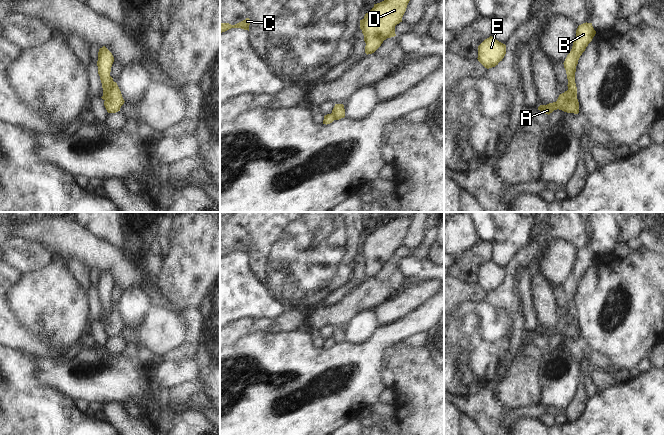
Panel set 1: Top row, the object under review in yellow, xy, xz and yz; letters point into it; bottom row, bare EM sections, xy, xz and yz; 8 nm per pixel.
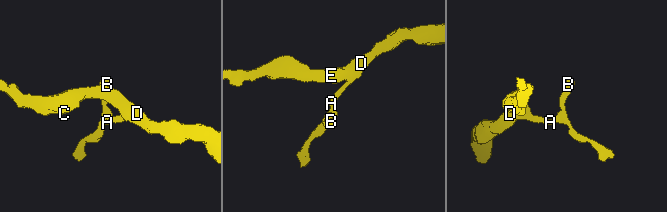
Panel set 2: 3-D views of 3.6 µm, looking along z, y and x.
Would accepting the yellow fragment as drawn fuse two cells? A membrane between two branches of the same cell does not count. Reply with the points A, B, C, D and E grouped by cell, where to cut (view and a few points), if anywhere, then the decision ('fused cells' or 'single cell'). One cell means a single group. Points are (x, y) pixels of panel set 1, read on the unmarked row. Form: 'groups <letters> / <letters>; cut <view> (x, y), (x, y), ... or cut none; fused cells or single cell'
groups A C D E / B; cut yz (568, 313), (578, 331); fused cells

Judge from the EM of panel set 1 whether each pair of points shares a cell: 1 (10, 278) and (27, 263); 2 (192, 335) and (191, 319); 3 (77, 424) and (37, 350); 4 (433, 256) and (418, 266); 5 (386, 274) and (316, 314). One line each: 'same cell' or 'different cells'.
1: different cells
2: same cell
3: different cells
4: different cells
5: same cell

